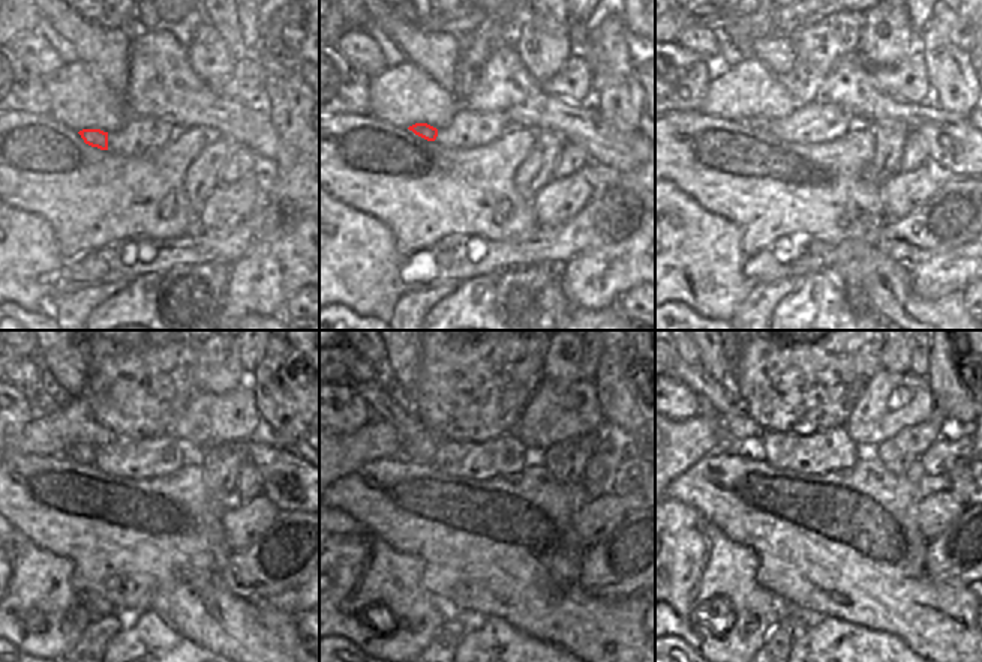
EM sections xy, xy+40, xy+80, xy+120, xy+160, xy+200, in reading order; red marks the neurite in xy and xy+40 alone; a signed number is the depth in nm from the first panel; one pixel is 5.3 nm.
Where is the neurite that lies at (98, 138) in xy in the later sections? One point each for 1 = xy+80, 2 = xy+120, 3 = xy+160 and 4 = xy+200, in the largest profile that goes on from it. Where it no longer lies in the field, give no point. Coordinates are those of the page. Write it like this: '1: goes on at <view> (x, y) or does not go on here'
1: goes on at xy+80 (757, 123)
2: goes on at xy+120 (84, 454)
3: goes on at xy+160 (419, 443)
4: goes on at xy+200 (735, 422)

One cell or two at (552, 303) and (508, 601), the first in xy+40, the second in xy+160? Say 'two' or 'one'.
one

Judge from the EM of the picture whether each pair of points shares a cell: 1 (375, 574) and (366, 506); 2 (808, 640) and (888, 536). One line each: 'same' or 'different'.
1: different
2: different

